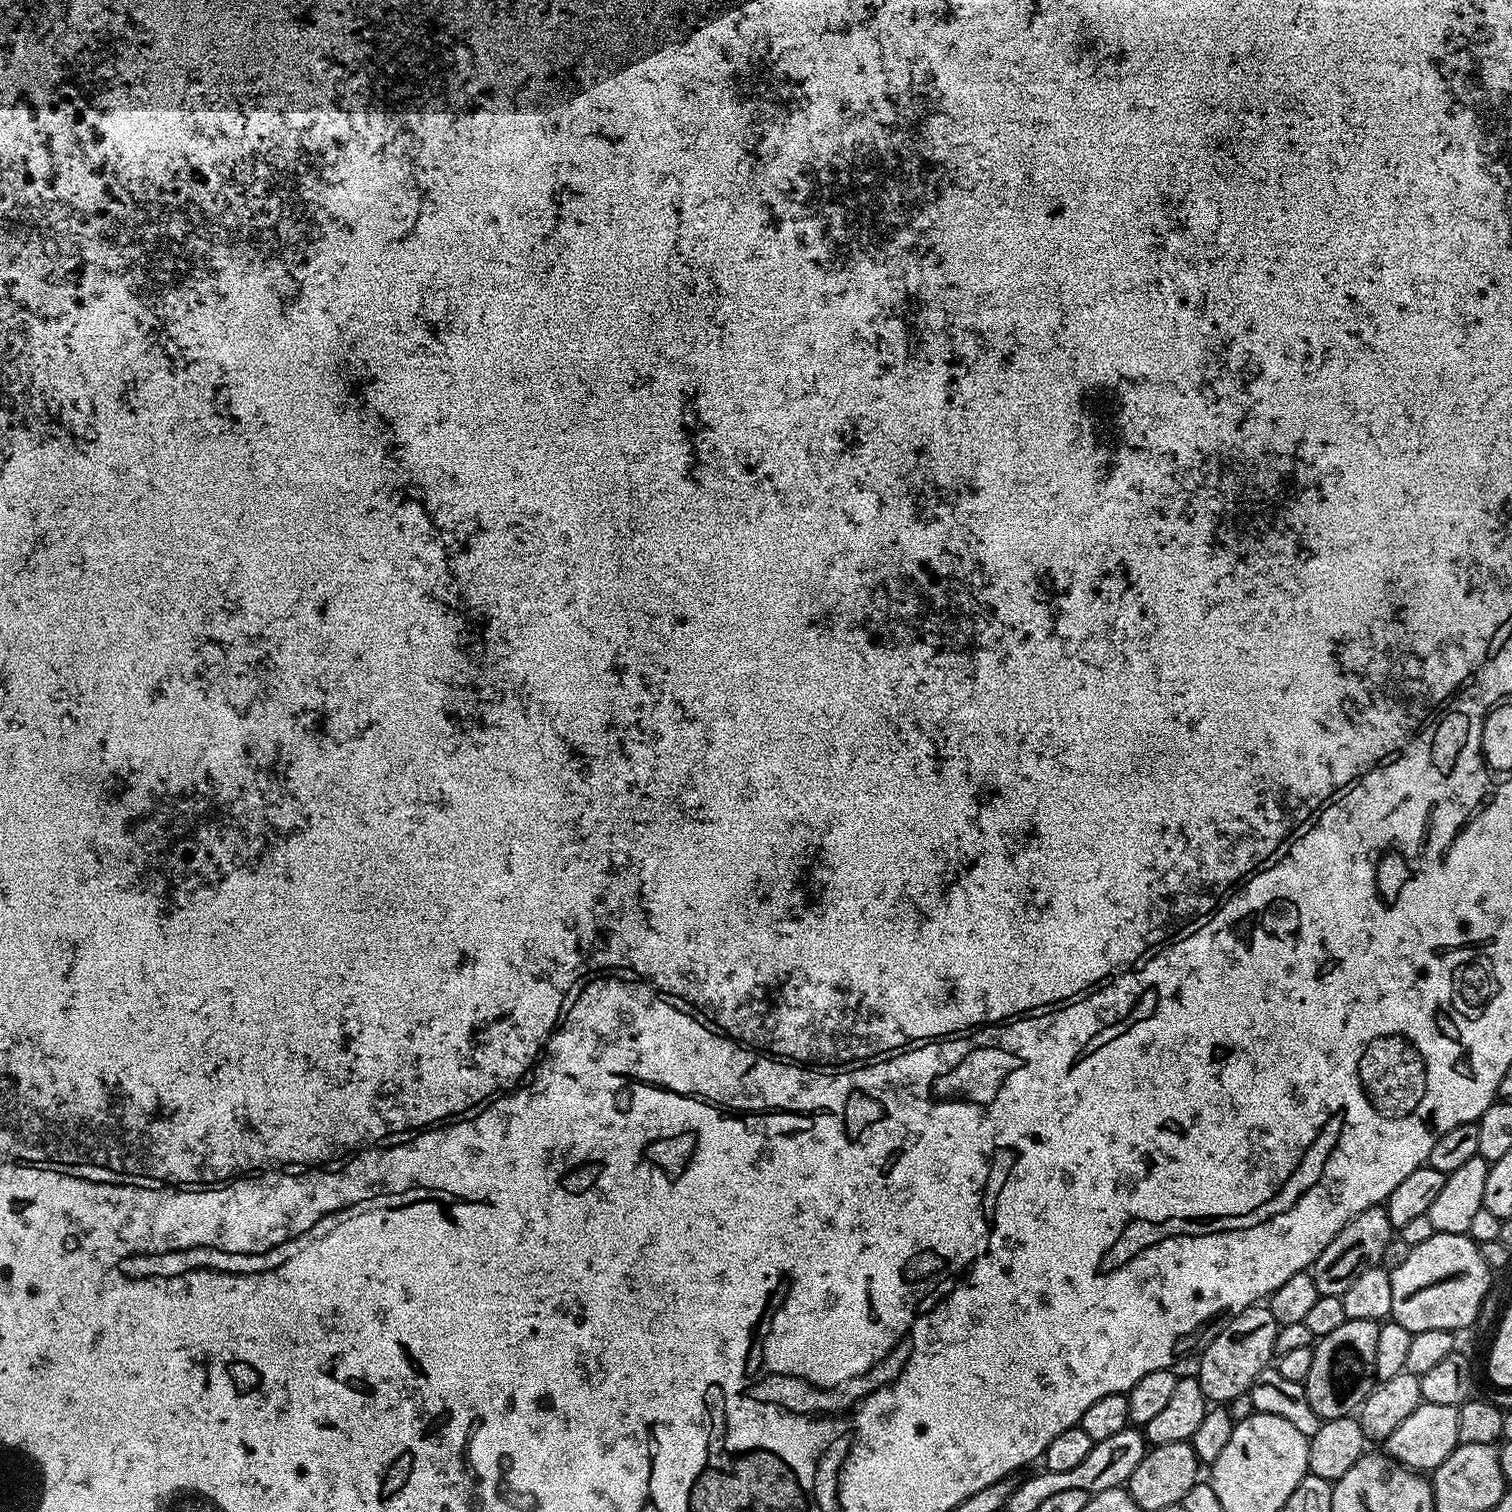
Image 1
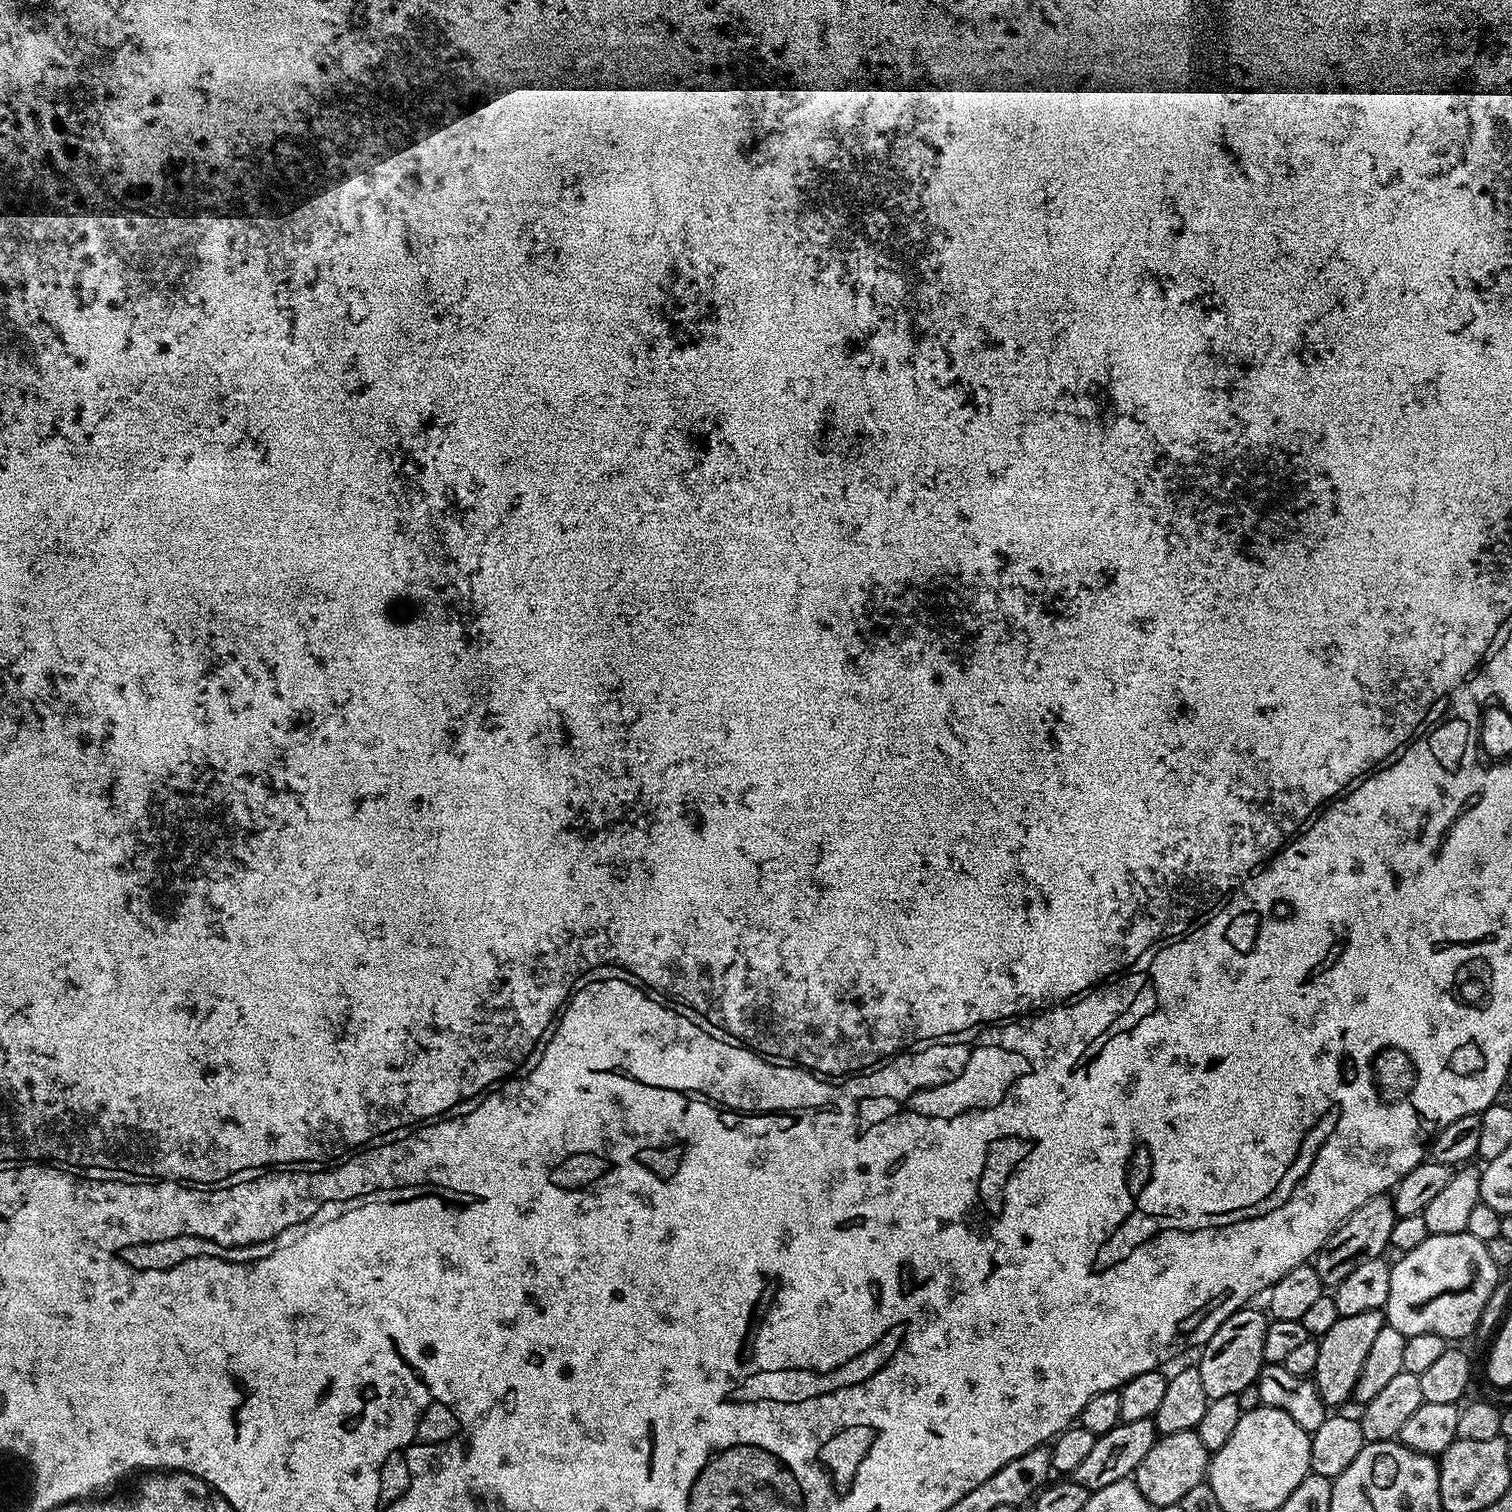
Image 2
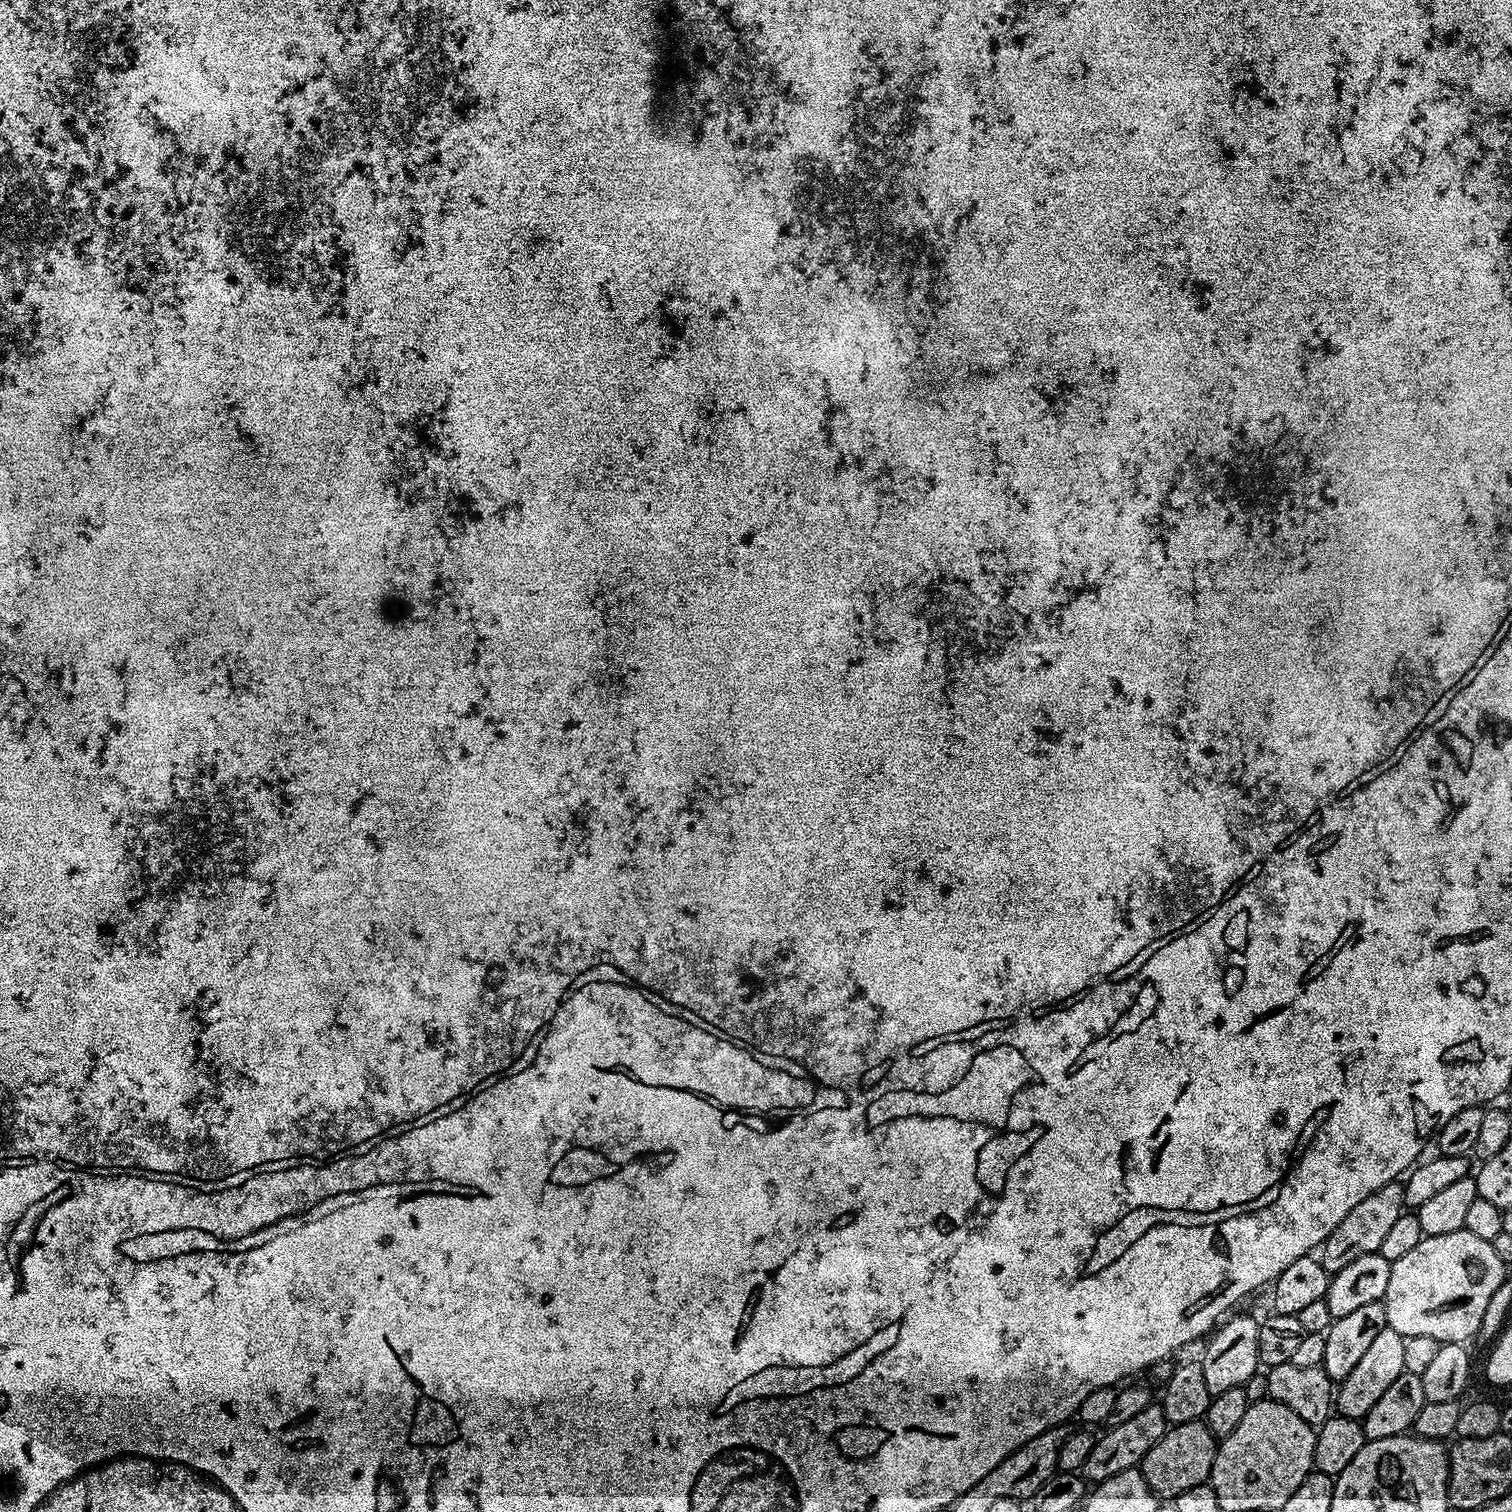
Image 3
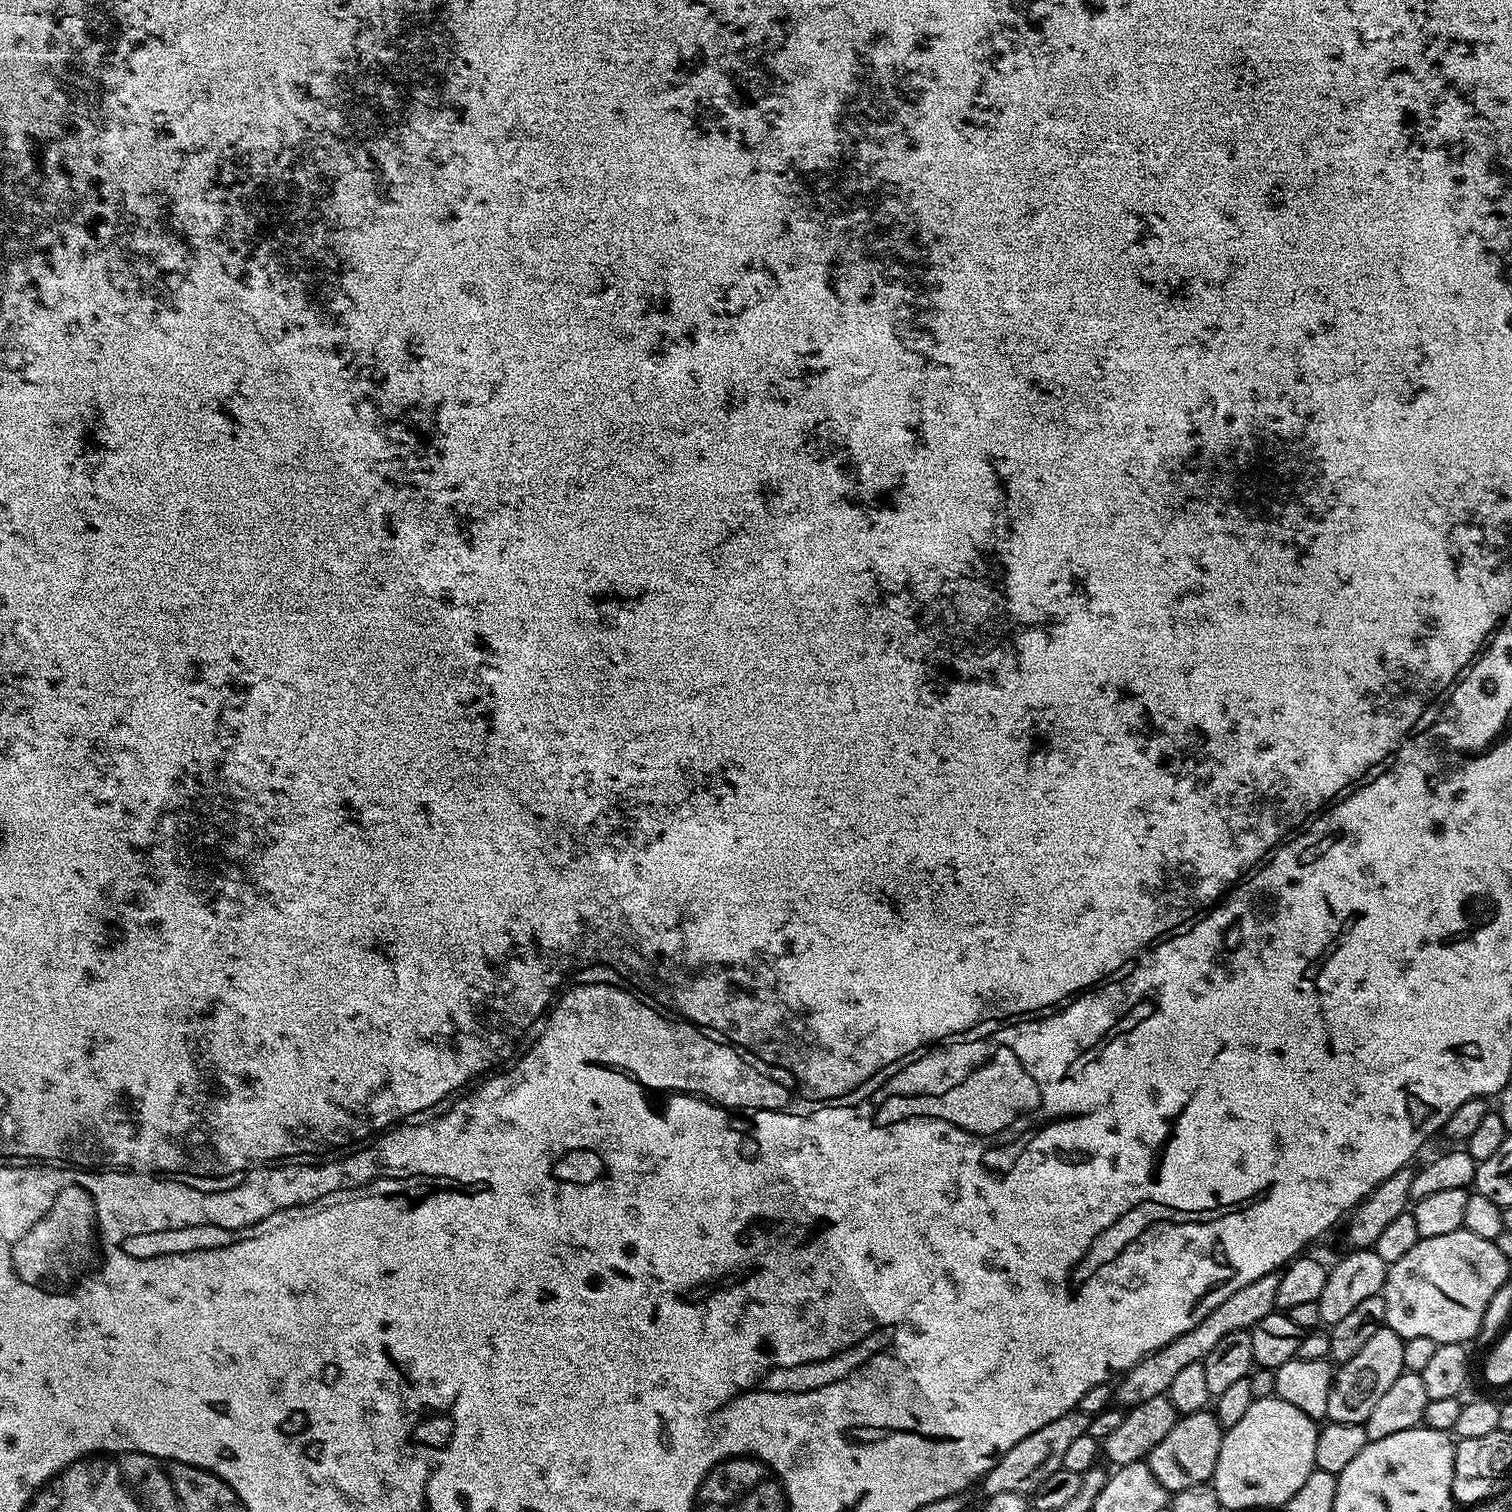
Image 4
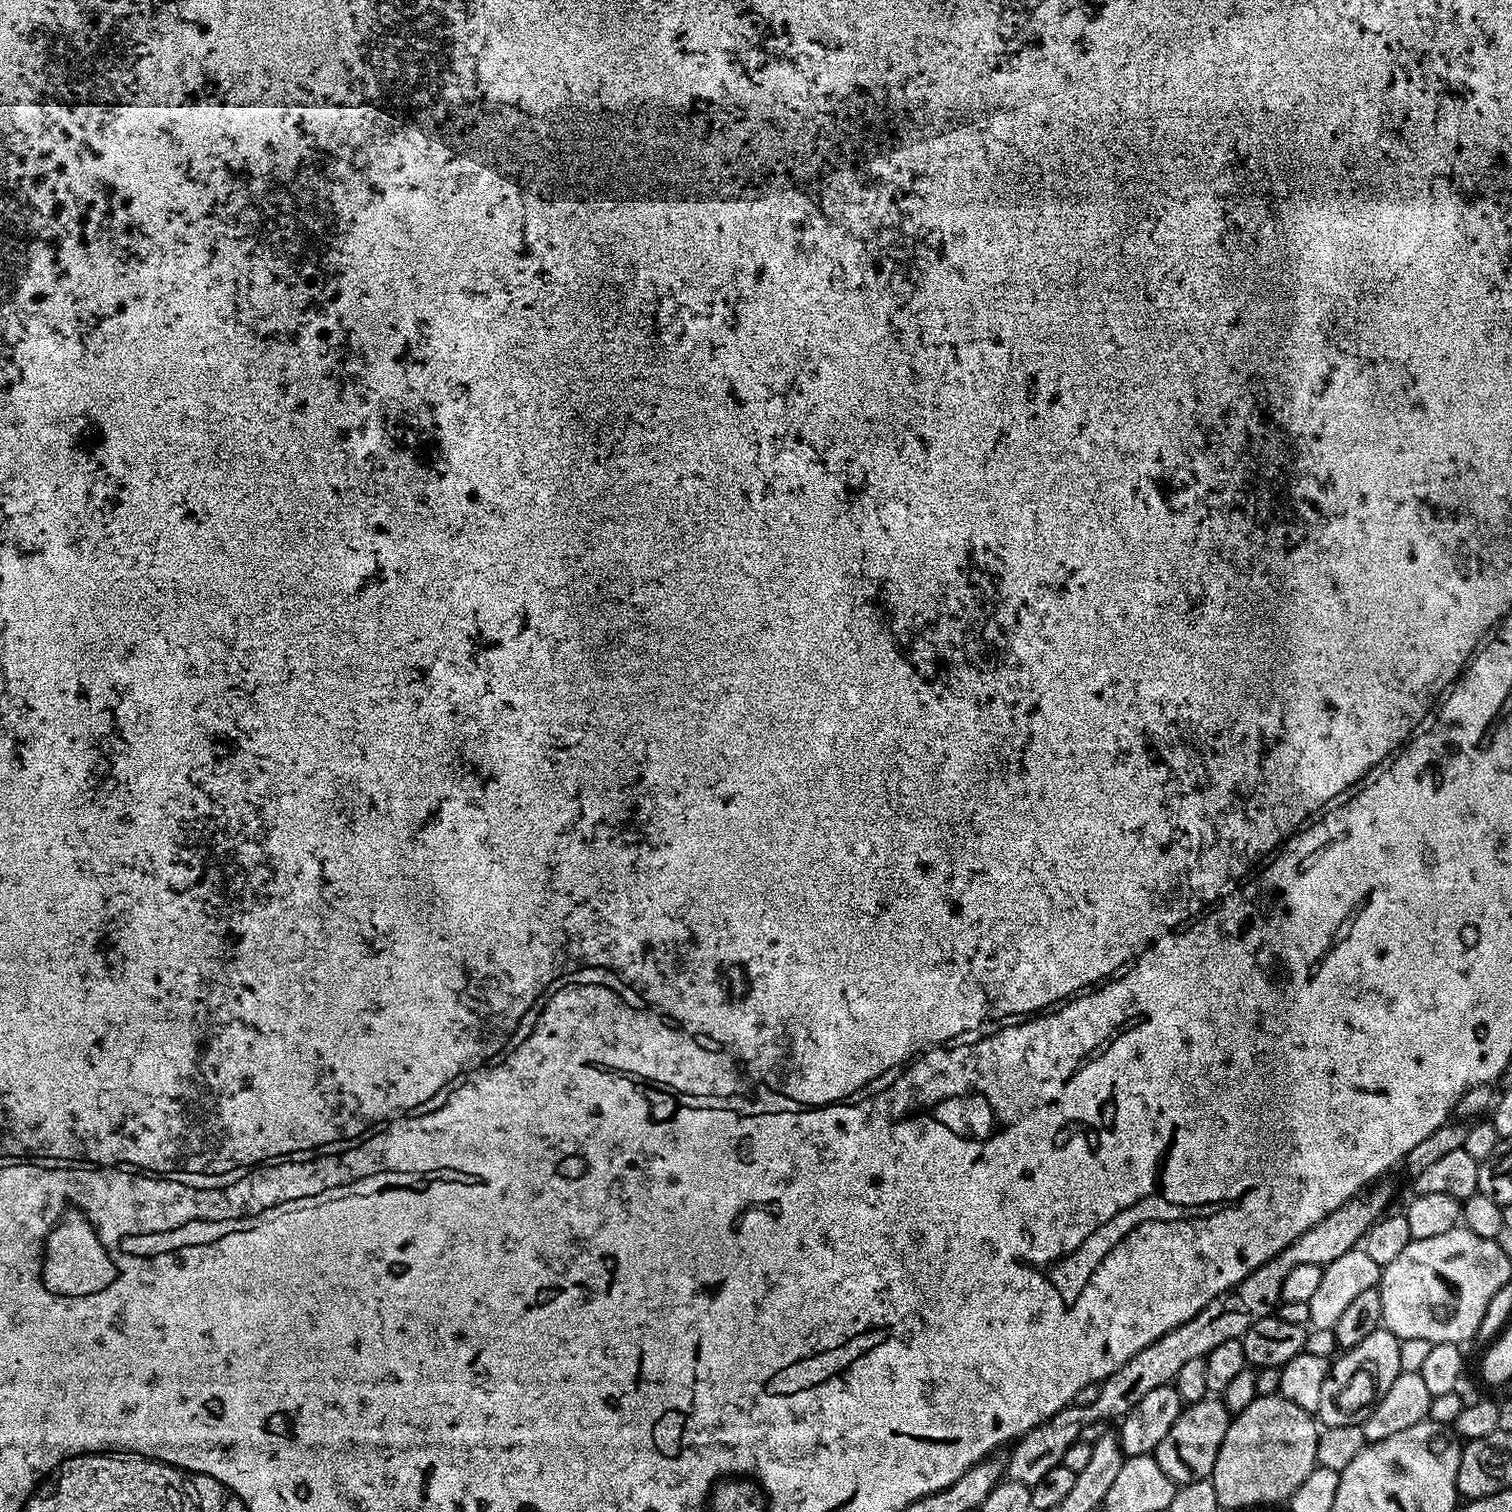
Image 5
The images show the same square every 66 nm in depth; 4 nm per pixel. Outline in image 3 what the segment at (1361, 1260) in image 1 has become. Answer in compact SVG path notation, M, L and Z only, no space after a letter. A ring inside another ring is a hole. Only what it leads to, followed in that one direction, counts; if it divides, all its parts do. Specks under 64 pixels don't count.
M1393 1182L1374 1190L1370 1198L1362 1198L1362 1202L1358 1202L1358 1206L1354 1206L1354 1210L1350 1210L1350 1214L1346 1214L1346 1218L1342 1218L1342 1222L1338 1222L1336 1229L1324 1239L1318 1249L1320 1265L1331 1274L1342 1270L1342 1266L1350 1266L1354 1258L1379 1252L1382 1241L1404 1211L1403 1183Z

